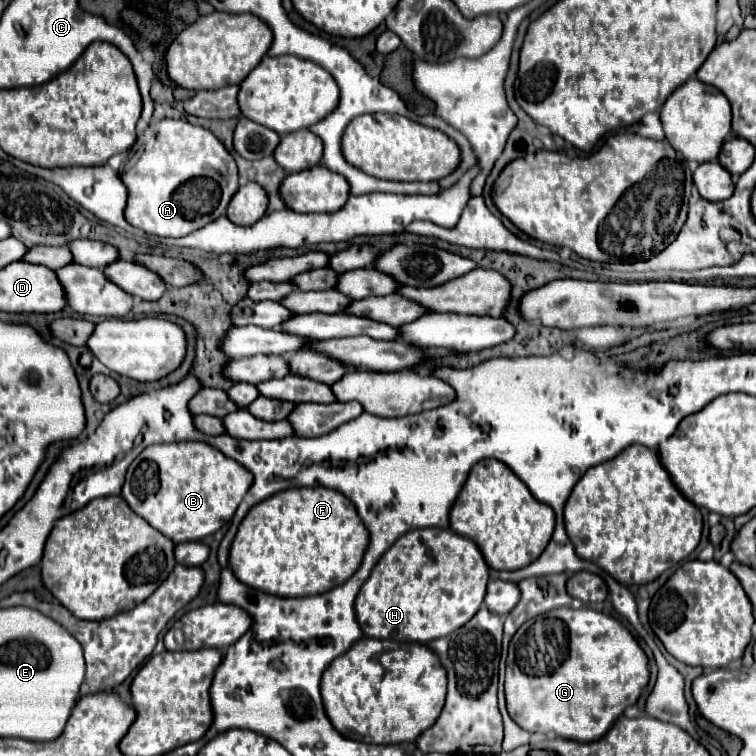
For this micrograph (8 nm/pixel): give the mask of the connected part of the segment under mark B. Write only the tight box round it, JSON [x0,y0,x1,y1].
[122,441,252,543]

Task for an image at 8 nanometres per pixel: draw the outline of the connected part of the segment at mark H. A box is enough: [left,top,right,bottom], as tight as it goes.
[356,529,488,643]

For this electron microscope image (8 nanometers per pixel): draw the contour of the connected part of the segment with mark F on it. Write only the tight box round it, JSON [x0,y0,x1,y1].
[230,489,368,597]

